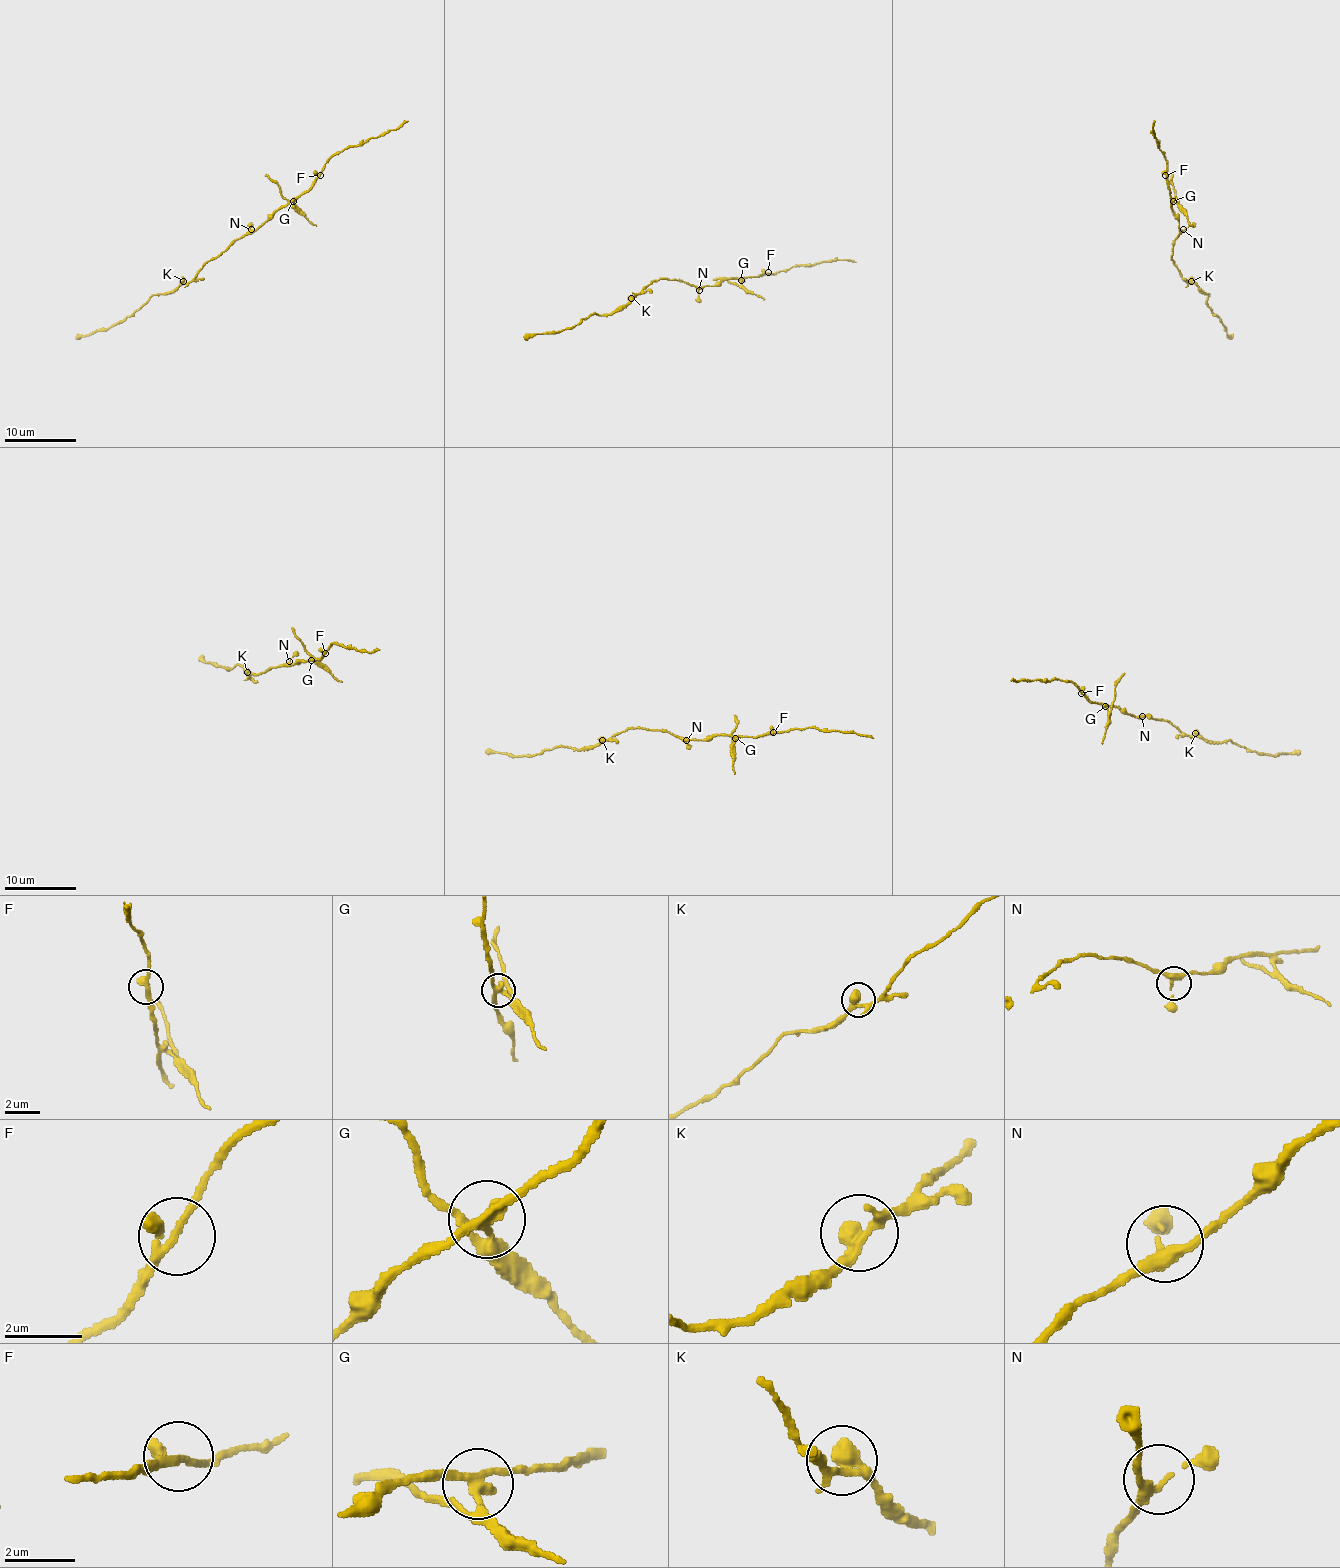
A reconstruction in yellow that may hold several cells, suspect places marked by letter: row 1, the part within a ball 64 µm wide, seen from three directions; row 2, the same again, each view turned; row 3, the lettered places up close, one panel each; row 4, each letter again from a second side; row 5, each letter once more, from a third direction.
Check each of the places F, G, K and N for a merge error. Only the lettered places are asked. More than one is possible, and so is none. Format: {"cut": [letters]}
{"cut": ["G"]}

